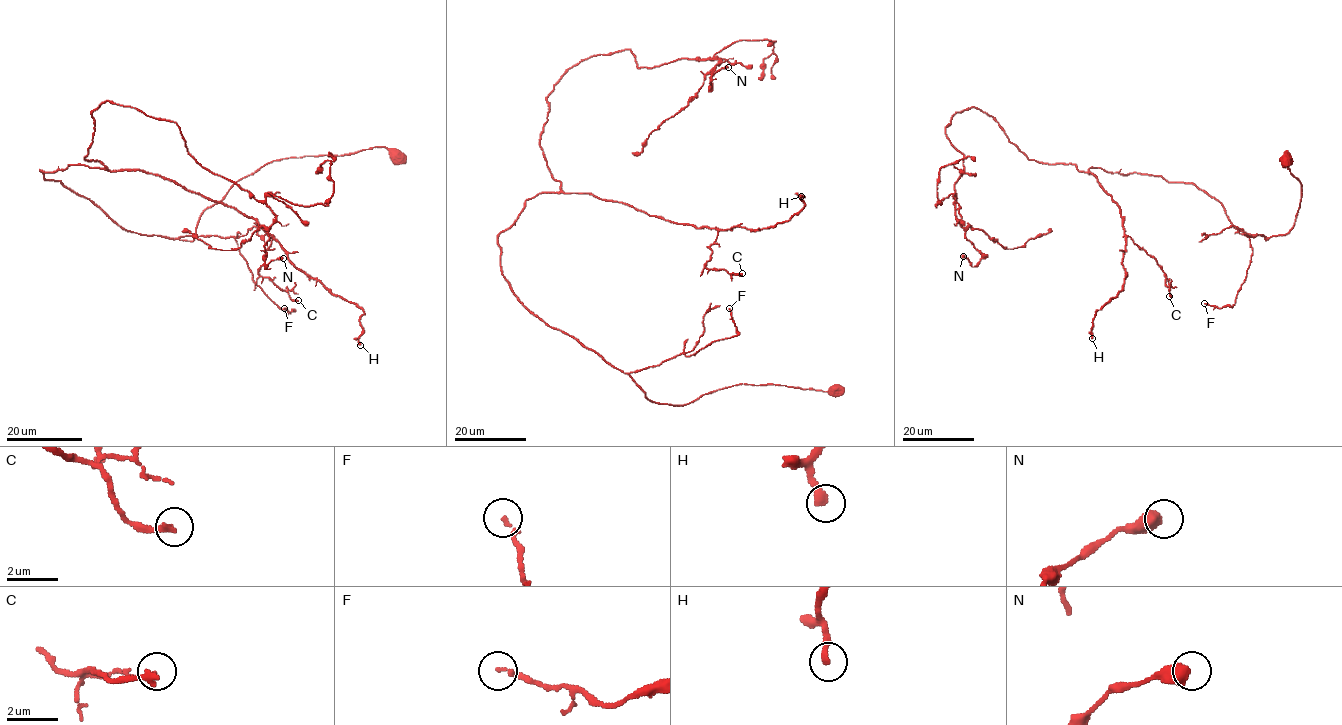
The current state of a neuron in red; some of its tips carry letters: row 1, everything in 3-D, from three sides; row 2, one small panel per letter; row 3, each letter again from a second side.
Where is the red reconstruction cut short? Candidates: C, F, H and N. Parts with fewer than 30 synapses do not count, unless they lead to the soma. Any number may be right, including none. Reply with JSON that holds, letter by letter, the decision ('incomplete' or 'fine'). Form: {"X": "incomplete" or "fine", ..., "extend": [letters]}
{"C": "fine", "F": "fine", "H": "fine", "N": "fine", "extend": []}

